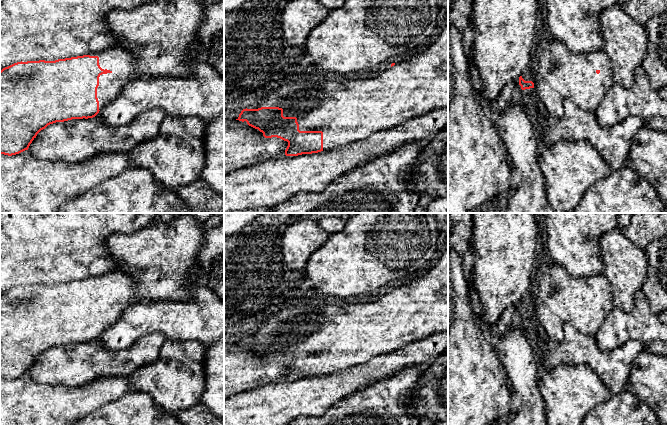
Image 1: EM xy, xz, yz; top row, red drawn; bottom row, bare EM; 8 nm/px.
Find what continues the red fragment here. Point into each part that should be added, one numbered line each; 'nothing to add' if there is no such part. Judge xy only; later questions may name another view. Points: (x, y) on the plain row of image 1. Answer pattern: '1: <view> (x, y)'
1: xy (123, 287)

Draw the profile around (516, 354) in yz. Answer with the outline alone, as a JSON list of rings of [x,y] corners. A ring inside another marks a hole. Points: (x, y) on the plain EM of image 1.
[[[521,329],[506,330],[495,348],[517,399],[517,407],[508,425],[548,425],[544,399],[538,388],[540,375],[533,349]]]

